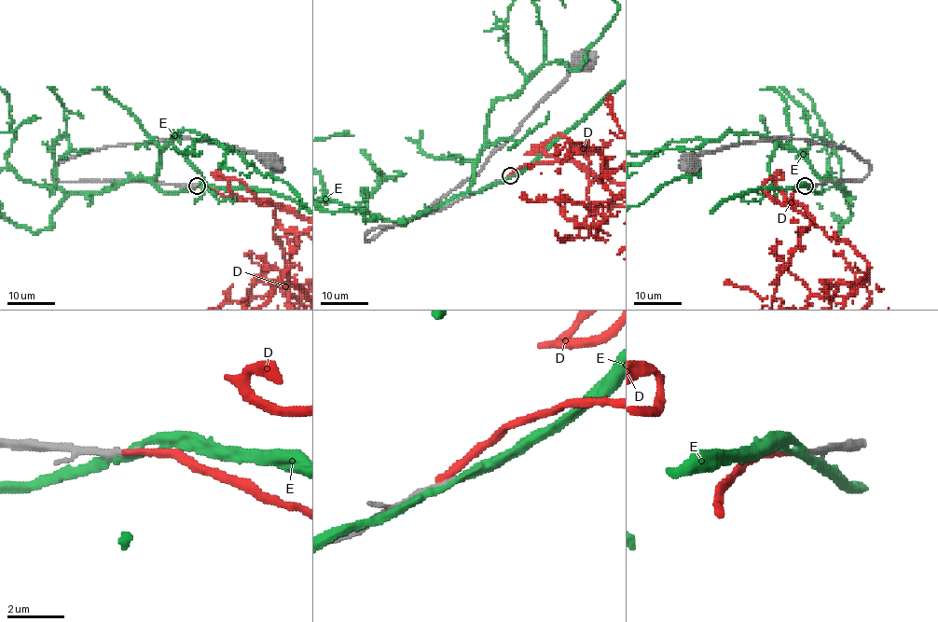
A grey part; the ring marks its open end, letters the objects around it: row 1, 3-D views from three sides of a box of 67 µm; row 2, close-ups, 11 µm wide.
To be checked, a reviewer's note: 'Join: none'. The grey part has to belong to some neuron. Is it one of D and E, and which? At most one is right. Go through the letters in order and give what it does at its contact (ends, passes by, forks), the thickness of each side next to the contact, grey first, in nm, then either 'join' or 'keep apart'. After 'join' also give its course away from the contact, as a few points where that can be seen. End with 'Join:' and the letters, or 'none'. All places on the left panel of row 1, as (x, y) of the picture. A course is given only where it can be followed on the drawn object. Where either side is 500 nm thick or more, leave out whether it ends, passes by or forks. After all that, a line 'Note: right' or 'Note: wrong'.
D: it ends there; 220 nm thick on the grey side, 240 nm on the other; keep apart
E: it passes by; 280 nm thick on the grey side, 280 nm on the other; keep apart
Join: none
Note: right

